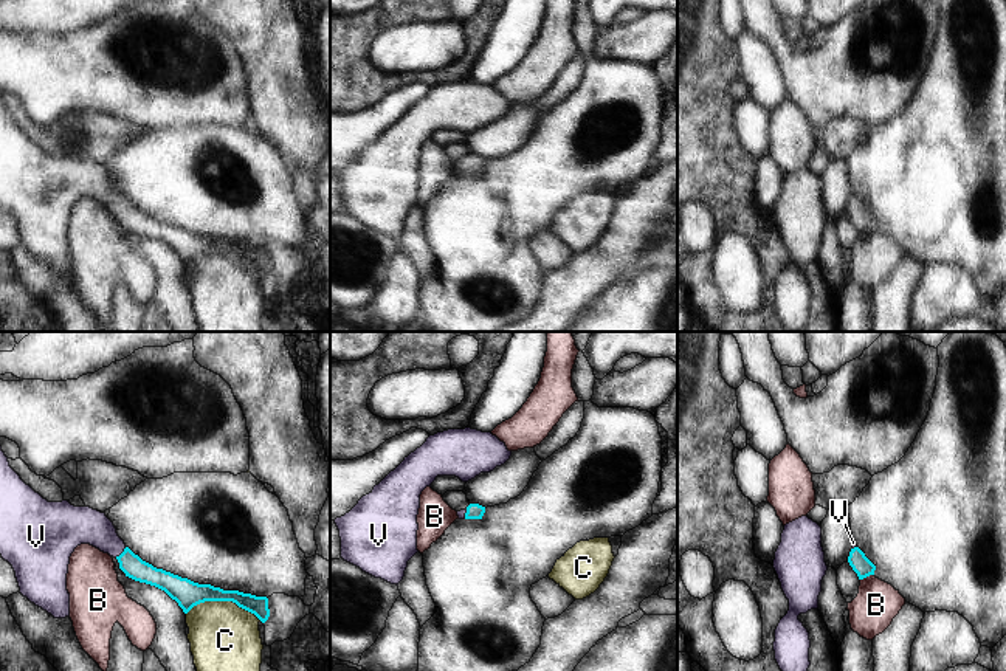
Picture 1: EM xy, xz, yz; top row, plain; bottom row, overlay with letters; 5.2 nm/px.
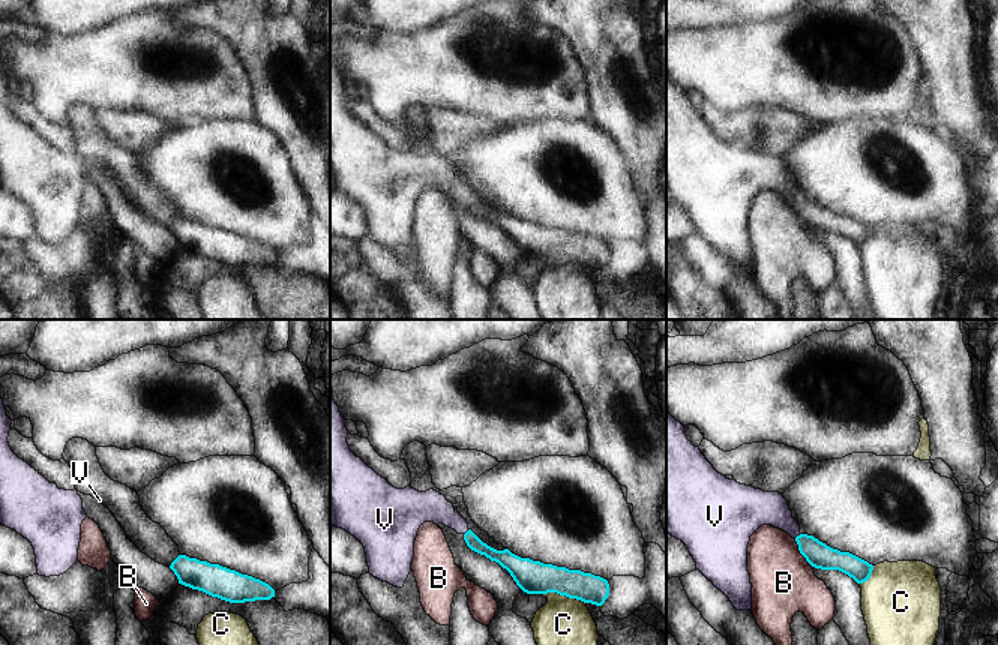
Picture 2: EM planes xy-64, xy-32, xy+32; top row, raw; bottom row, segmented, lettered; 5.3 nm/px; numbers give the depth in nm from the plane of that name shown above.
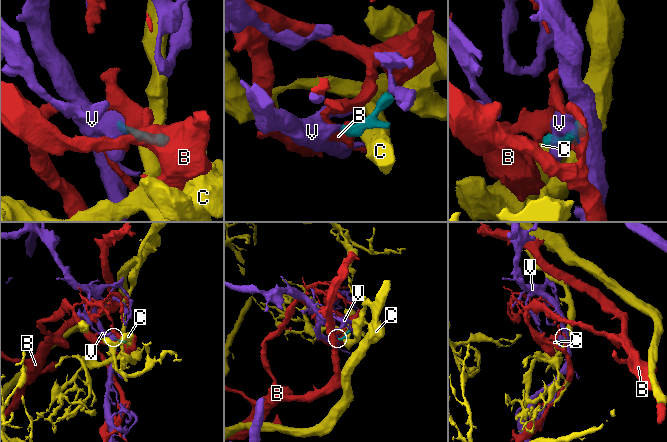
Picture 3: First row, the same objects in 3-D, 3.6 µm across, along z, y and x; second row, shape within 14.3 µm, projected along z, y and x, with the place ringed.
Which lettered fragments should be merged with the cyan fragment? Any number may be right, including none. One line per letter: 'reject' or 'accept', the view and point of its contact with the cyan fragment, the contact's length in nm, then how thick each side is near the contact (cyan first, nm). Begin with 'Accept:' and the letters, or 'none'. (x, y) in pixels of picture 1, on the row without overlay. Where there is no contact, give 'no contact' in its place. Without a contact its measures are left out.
Accept: V
B: reject | yz (867, 228) | 80 nm | 100/220 nm
C: reject | xy (223, 253) | 400 nm | 140/360 nm
V: accept | xy (121, 206) | 80 nm | 120/190 nm

